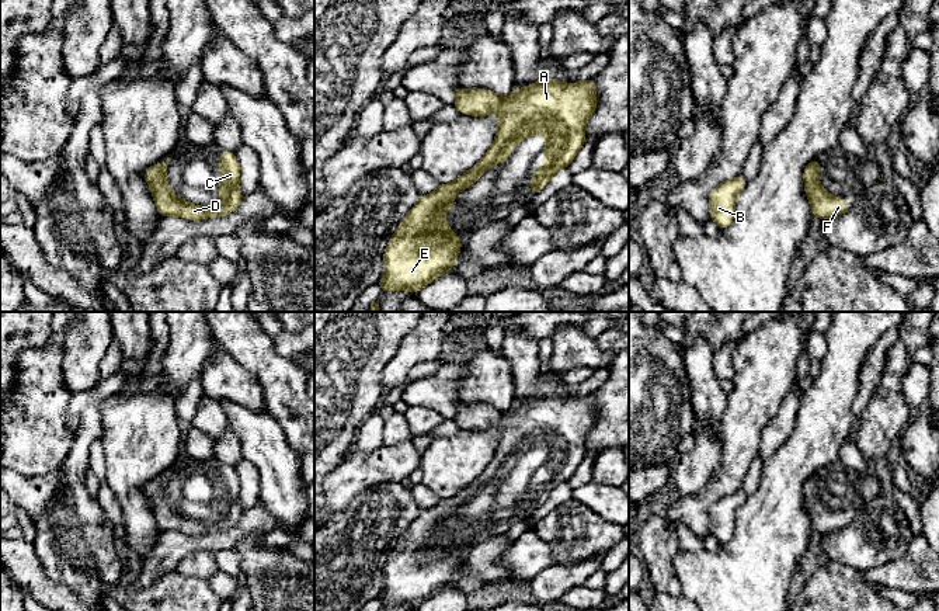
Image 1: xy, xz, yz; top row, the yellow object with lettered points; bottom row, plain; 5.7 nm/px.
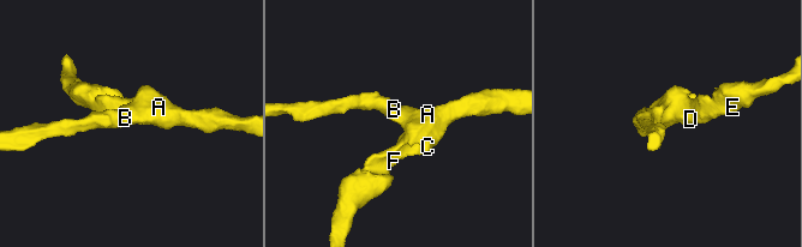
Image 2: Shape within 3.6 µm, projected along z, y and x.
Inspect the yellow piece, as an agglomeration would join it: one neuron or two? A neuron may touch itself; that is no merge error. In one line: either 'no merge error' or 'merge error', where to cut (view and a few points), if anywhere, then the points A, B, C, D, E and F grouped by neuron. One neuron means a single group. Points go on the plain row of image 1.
no merge error; cut none; groups A B C D E F

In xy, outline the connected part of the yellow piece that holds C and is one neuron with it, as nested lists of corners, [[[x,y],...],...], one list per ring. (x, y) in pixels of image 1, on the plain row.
[[[222,465],[222,471],[218,475],[222,496],[218,501],[220,518],[216,521],[197,521],[174,508],[166,496],[166,483],[170,476],[153,479],[145,485],[145,493],[161,531],[180,531],[182,534],[199,535],[212,531],[219,532],[239,523],[244,510],[239,503],[240,480],[234,466]]]

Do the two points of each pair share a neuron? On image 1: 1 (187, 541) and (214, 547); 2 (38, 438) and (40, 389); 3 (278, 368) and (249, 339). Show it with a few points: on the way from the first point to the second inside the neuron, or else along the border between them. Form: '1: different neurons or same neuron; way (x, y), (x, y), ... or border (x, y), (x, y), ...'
1: same neuron; way (194, 542), (207, 542)
2: same neuron; way (38, 426), (40, 402)
3: same neuron; way (271, 361), (256, 346)

